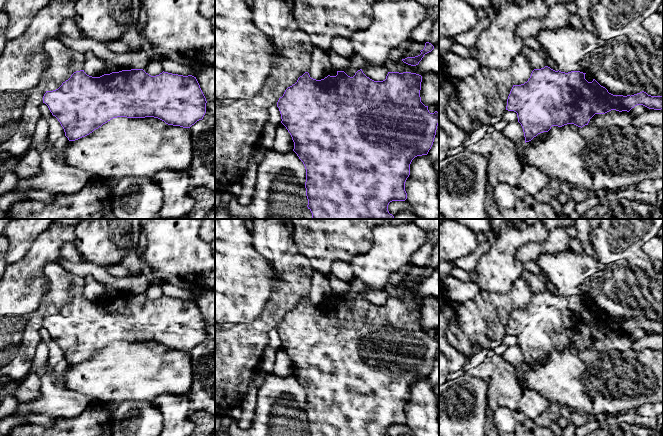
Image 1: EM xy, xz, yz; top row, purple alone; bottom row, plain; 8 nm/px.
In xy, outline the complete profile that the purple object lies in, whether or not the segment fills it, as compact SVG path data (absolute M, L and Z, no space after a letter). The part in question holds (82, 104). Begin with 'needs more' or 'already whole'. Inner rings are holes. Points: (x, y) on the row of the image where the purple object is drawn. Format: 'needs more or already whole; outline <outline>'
already whole; outline M143 69L122 70L100 77L87 75L84 70L71 77L53 91L46 91L45 103L64 129L69 141L92 133L113 118L154 117L168 125L190 128L206 113L206 98L196 77L162 72L151 76Z

